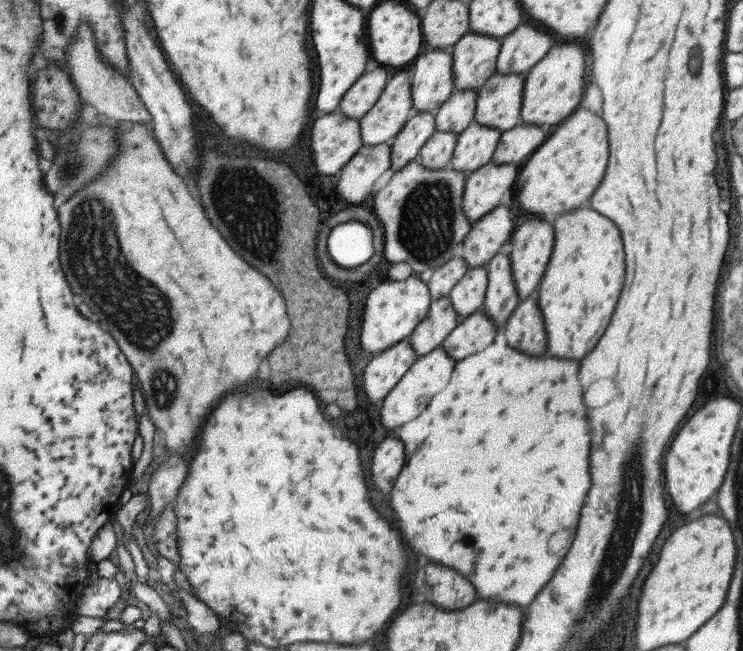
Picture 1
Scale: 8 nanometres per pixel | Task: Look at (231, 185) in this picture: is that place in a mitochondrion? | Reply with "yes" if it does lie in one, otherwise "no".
yes

